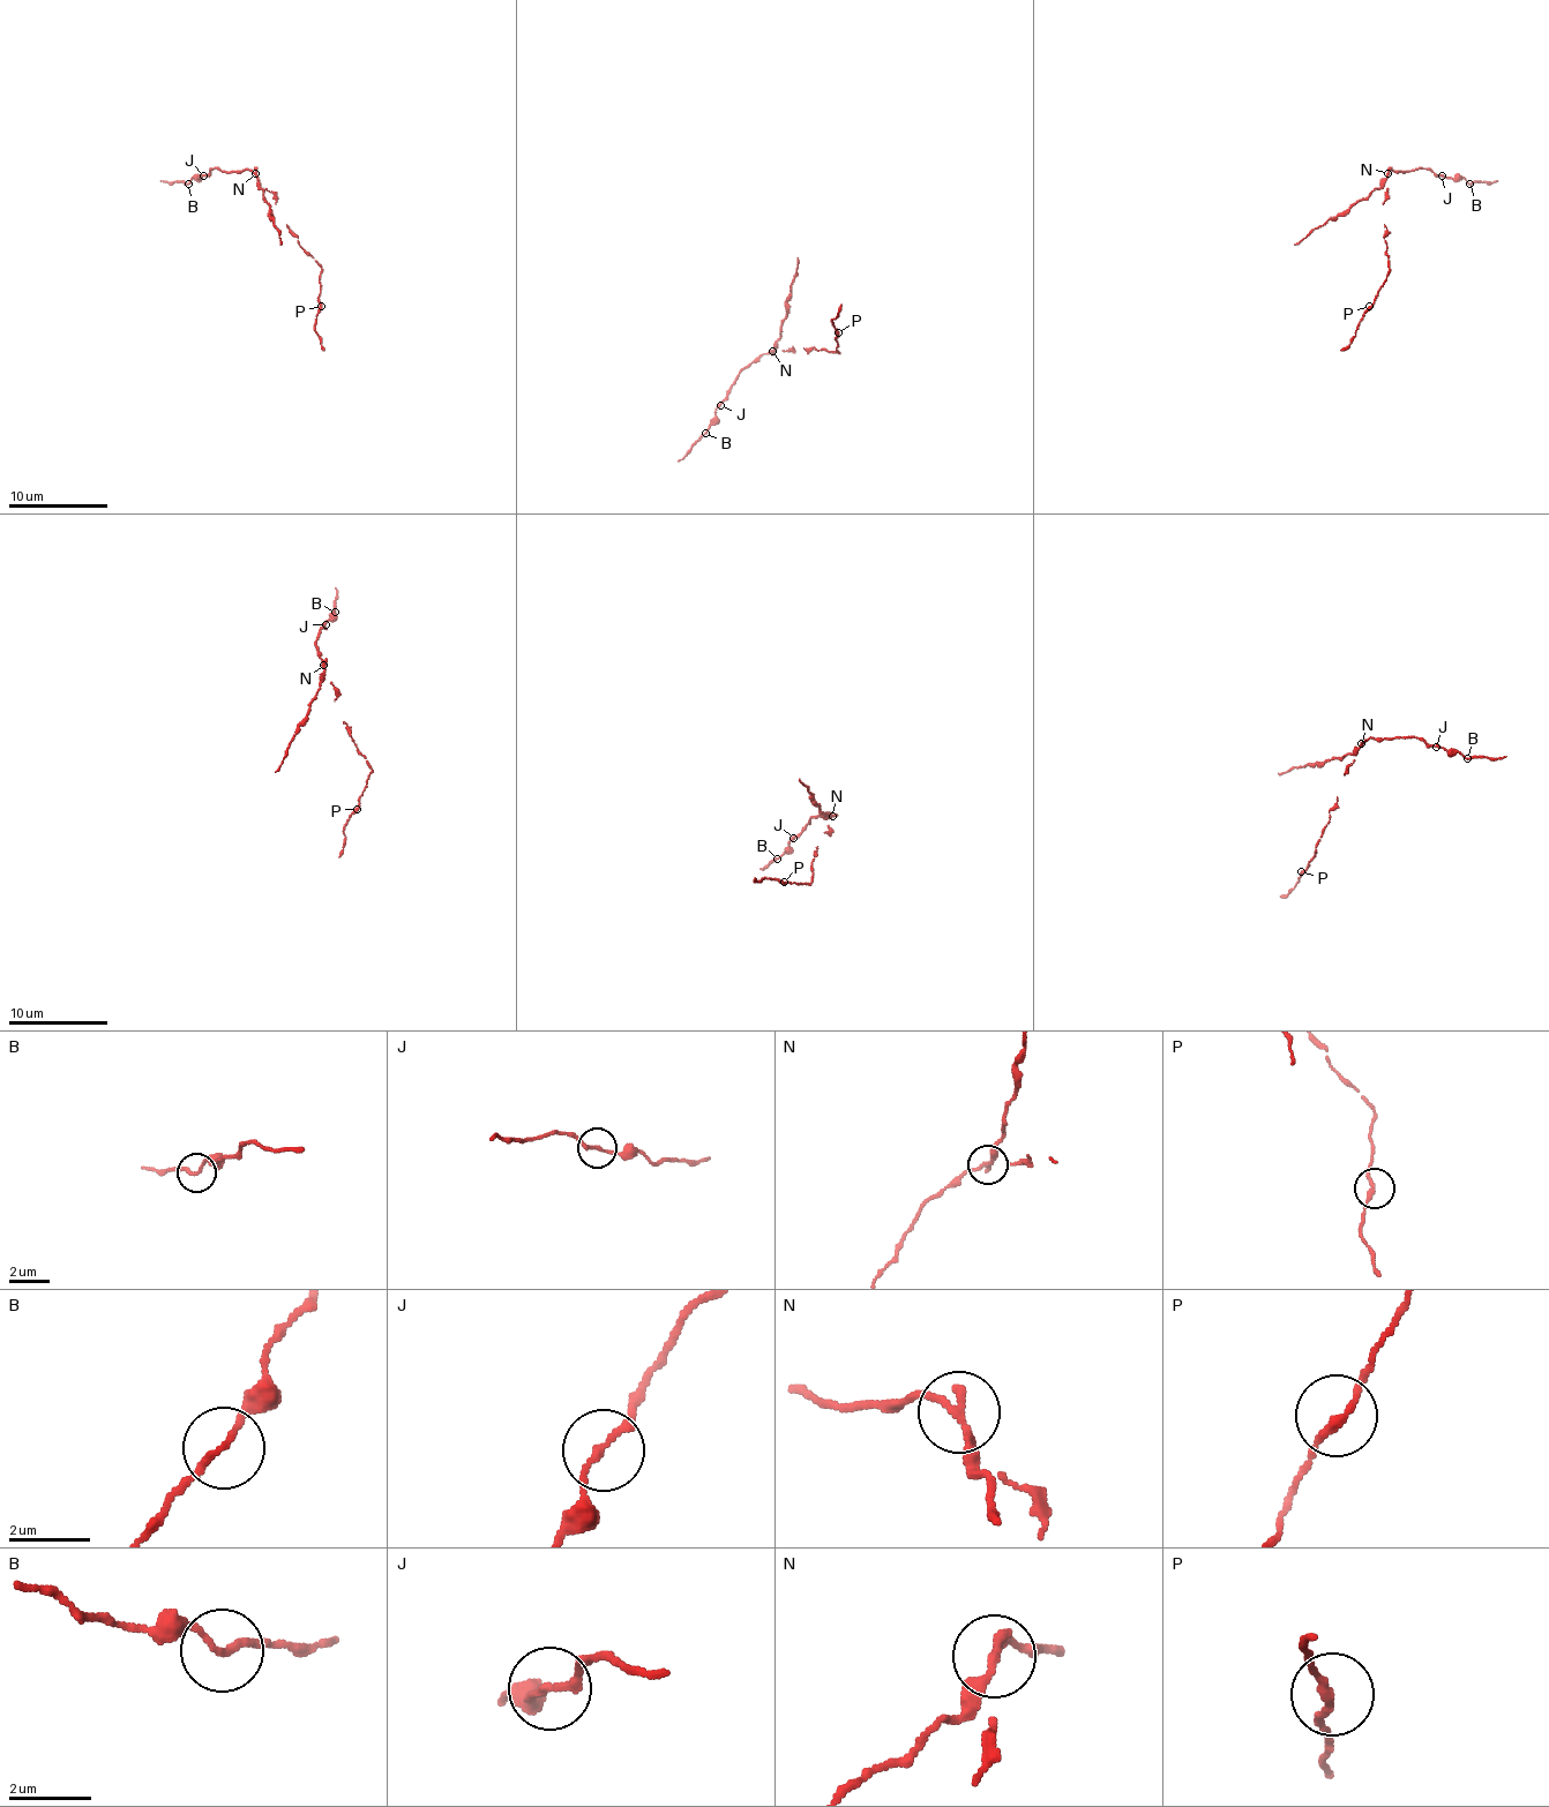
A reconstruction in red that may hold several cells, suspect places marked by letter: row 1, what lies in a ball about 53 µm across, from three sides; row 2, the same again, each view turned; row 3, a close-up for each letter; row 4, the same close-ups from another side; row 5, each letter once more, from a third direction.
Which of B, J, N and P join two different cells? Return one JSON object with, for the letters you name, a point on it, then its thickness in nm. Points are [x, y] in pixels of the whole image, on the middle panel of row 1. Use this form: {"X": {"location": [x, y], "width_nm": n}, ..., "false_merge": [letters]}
{"N": {"location": [772, 351], "width_nm": 200}, "false_merge": ["N"]}

